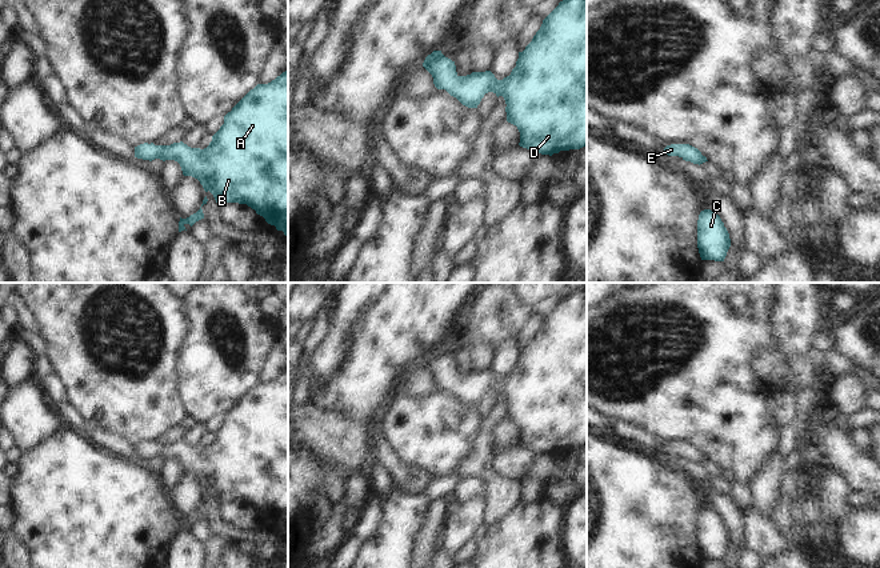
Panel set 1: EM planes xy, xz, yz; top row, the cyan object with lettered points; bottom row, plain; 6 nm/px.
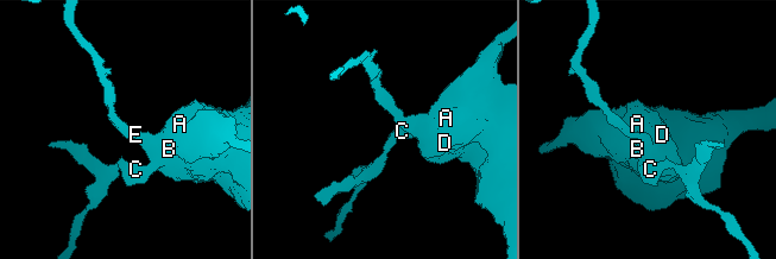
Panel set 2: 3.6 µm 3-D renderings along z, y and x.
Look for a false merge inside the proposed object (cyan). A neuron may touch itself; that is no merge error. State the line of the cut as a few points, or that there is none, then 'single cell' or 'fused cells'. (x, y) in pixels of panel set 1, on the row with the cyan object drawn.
no cut | single cell

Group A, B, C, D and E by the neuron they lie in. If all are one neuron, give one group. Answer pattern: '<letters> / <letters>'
A B C D E

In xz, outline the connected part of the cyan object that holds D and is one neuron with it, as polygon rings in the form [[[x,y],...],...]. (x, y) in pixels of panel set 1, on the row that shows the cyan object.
[[[587,0],[560,1],[543,20],[532,41],[519,52],[516,67],[503,80],[497,80],[491,71],[459,76],[455,61],[445,57],[441,51],[428,55],[423,67],[432,75],[437,89],[445,89],[468,108],[477,108],[488,92],[493,92],[497,97],[503,96],[507,104],[507,121],[517,127],[519,145],[523,148],[552,156],[560,151],[580,149],[587,145]]]

